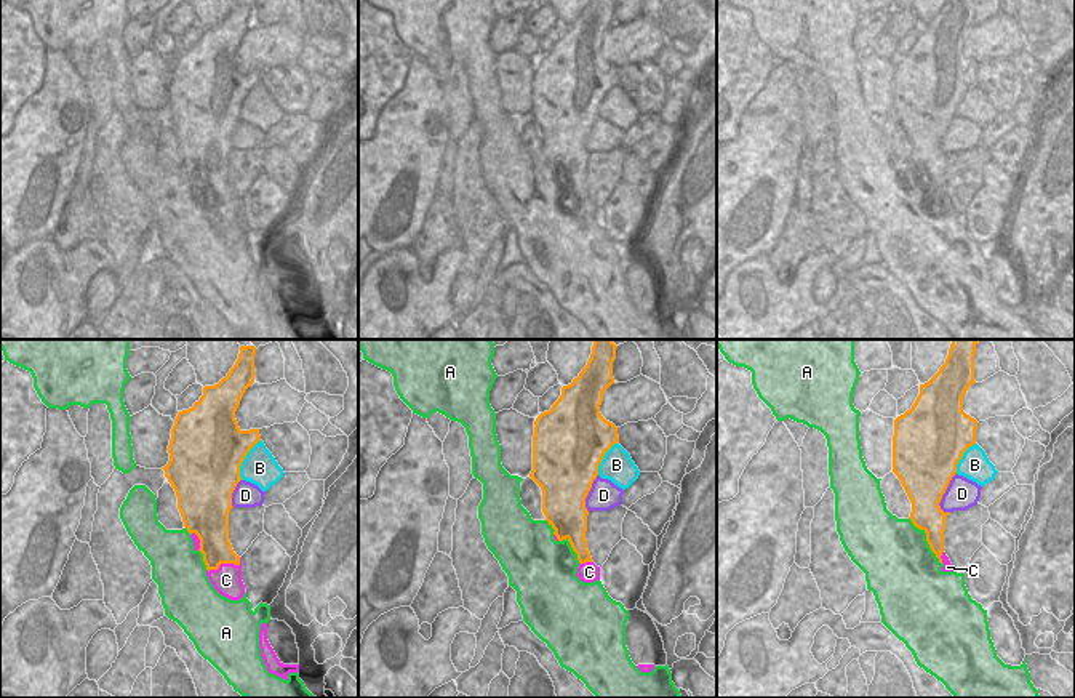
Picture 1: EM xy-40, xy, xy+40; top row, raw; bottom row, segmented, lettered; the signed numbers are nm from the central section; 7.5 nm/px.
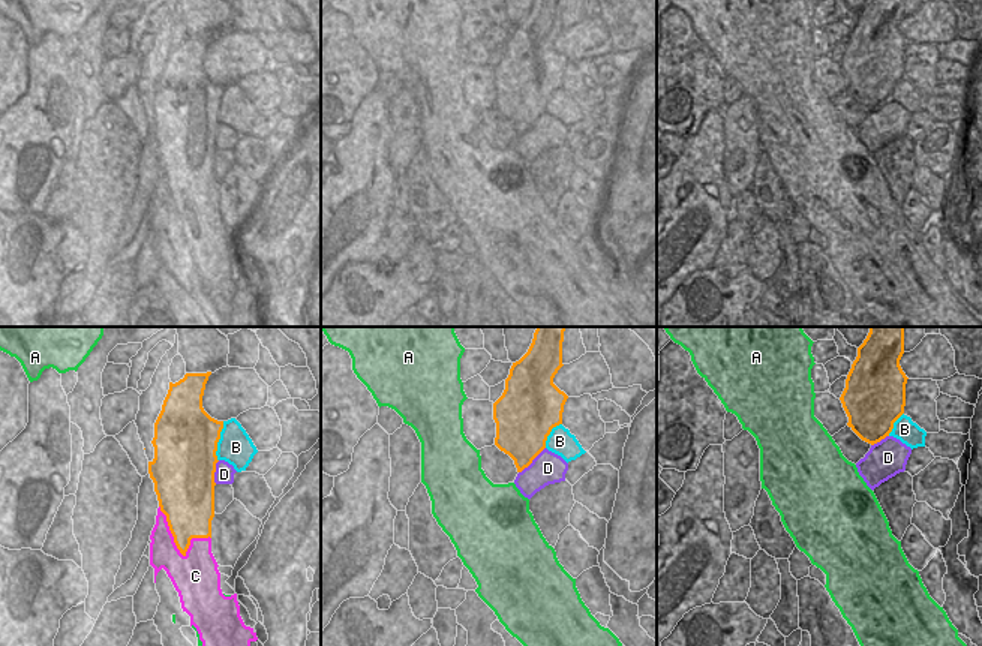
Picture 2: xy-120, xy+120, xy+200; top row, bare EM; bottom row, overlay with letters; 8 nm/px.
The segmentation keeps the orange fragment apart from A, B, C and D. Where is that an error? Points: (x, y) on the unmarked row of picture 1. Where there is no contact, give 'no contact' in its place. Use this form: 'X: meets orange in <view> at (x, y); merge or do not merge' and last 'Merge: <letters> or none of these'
A: meets orange in xy+40 at (927, 181); do not merge
B: meets orange in xy-40 at (243, 100); do not merge
C: meets orange in xy-40 at (224, 204); merge
D: meets orange in xy+40 at (944, 133); do not merge
Merge: C

